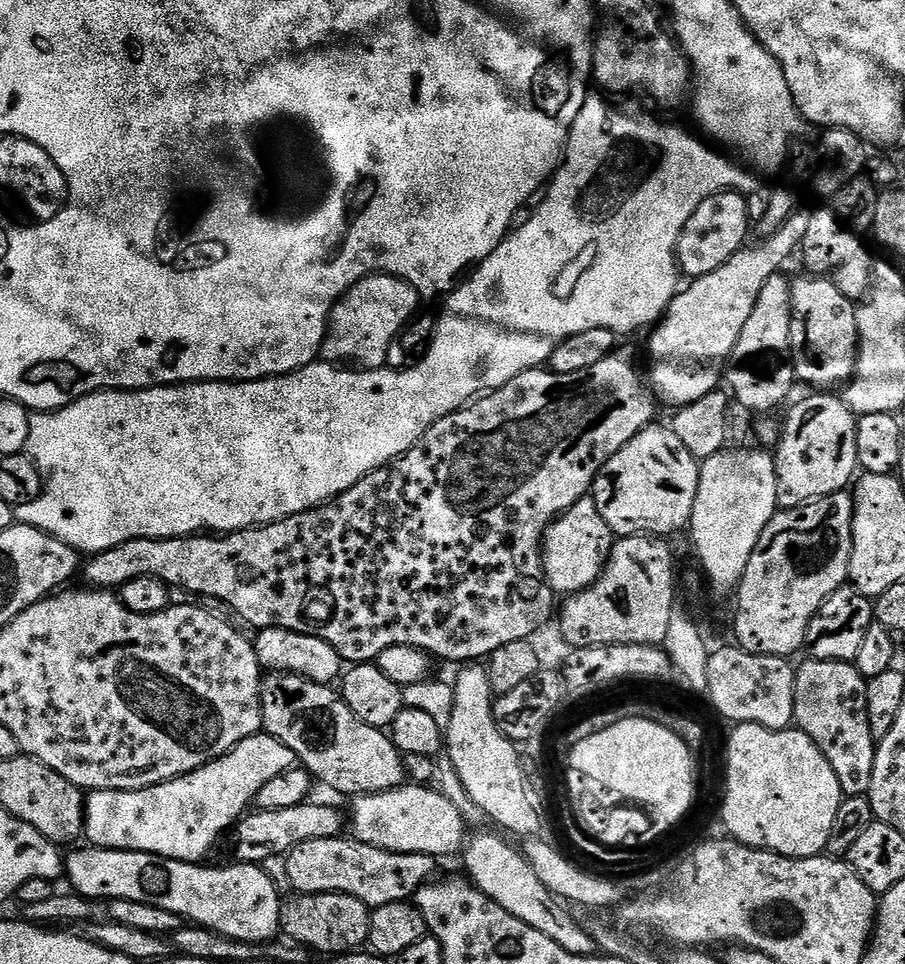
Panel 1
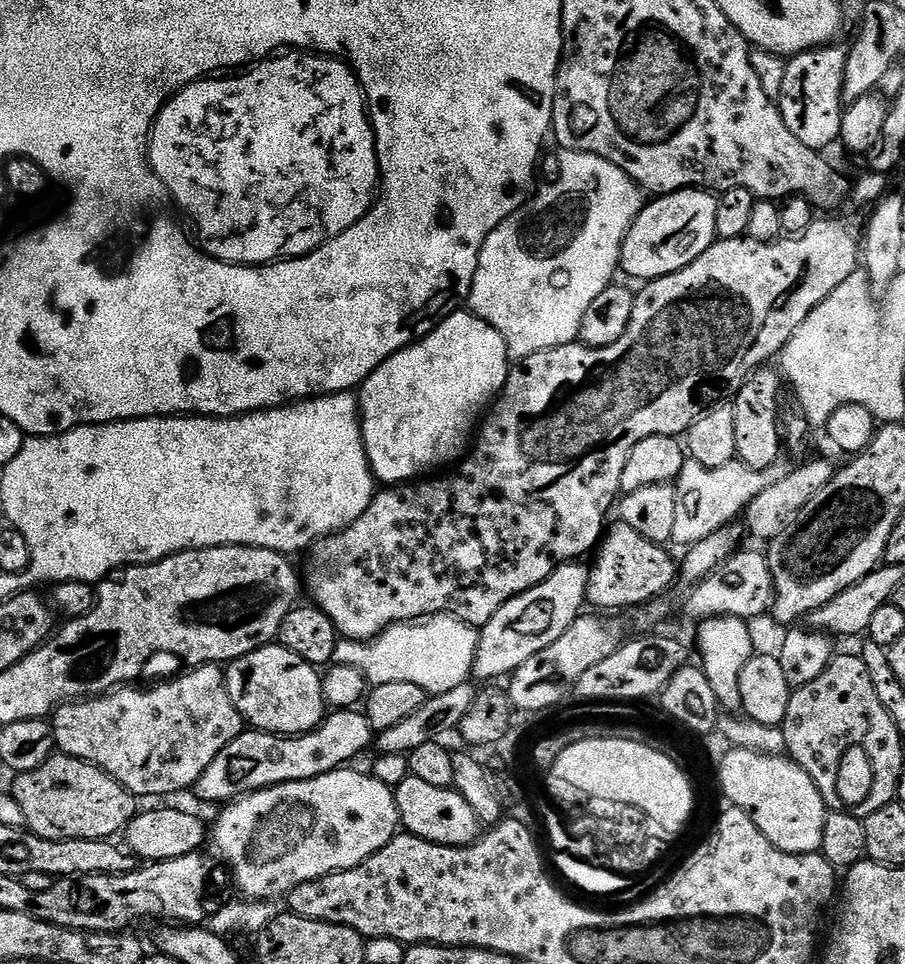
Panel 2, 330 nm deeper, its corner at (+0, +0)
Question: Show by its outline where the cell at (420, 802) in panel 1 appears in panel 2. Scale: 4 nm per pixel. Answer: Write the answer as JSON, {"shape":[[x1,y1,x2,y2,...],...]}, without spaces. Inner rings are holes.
{"shape":[[352,766,337,768,318,778,275,784,250,792,225,803,220,810,216,825,210,828,210,844,228,863,240,887,239,895,249,901,284,898,290,890,294,890,294,886,302,886,302,882,358,866,385,848,401,827,393,789,378,782,367,771,355,772]]}

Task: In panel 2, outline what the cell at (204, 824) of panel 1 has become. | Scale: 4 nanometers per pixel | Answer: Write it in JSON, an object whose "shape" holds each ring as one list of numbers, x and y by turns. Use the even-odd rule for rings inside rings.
{"shape":[[360,710,333,711,320,727,313,732,305,732,303,736,274,736,270,732,245,730,218,754,218,758,214,758,214,762,210,762,210,766,206,766,194,786,194,792,202,799,219,805,275,784,318,778,345,767,359,752,370,748,373,740,368,717]]}

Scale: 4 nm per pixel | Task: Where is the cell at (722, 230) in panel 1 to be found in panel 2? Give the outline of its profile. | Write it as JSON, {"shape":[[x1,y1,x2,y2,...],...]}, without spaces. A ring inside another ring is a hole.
{"shape":[[684,188,680,192,670,192,649,199,638,218,630,226,626,238,620,247,620,268,628,276,633,276,639,282,656,280,659,276,674,274,694,258,698,258,708,247,716,243,718,237,714,218,718,218,718,199,711,191,702,188]]}

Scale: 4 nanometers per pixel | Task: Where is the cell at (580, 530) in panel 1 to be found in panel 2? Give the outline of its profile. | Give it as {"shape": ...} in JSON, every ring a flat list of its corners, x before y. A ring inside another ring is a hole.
{"shape":[[616,522,605,531,595,549,596,561,588,568,589,605,596,608,632,608,663,597,664,591,678,580,678,564,672,561,667,547,650,542,638,530]]}

